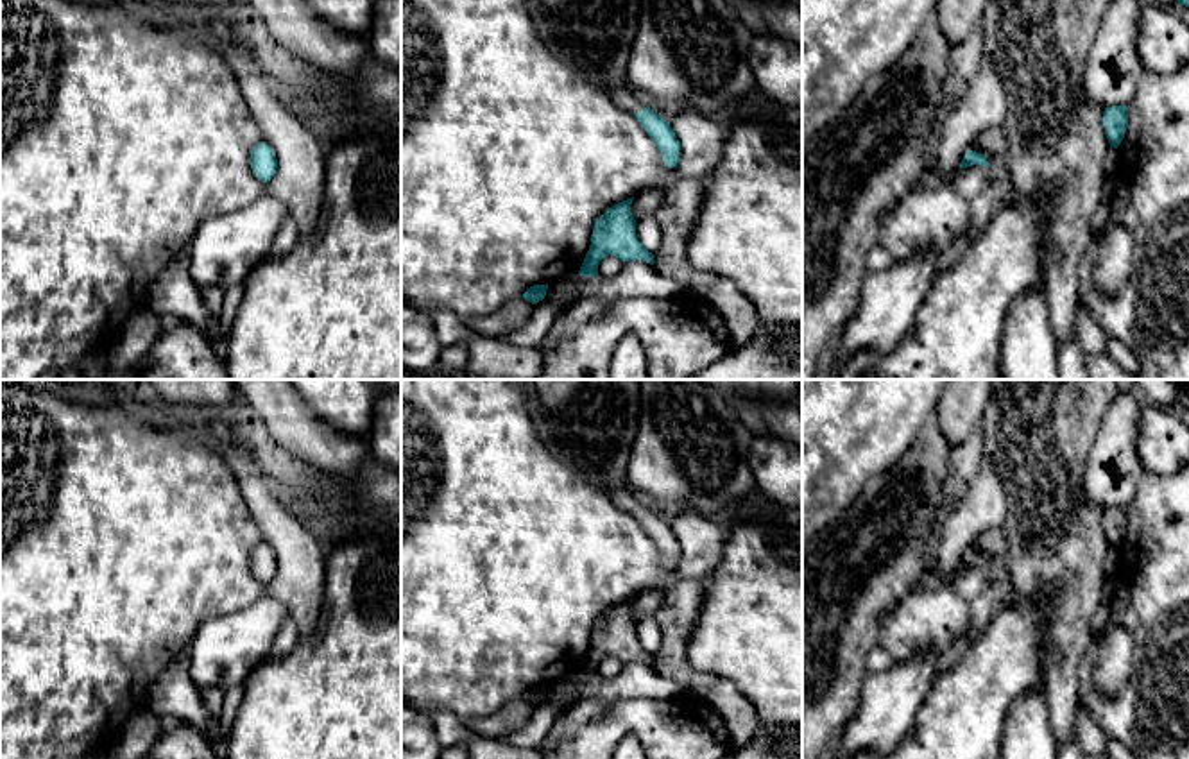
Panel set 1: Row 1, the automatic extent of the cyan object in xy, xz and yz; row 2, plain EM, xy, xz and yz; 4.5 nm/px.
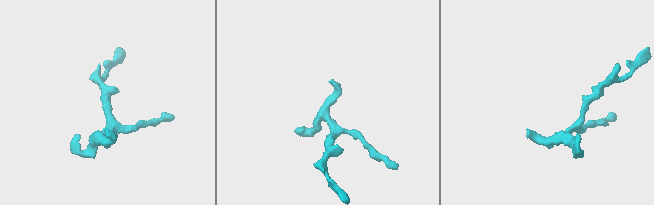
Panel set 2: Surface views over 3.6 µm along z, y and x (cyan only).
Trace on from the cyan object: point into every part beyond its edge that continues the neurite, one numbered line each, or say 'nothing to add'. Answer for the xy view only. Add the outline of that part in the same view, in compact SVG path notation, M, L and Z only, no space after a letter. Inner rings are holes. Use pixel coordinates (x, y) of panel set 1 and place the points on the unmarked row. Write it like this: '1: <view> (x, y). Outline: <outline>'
nothing to add

